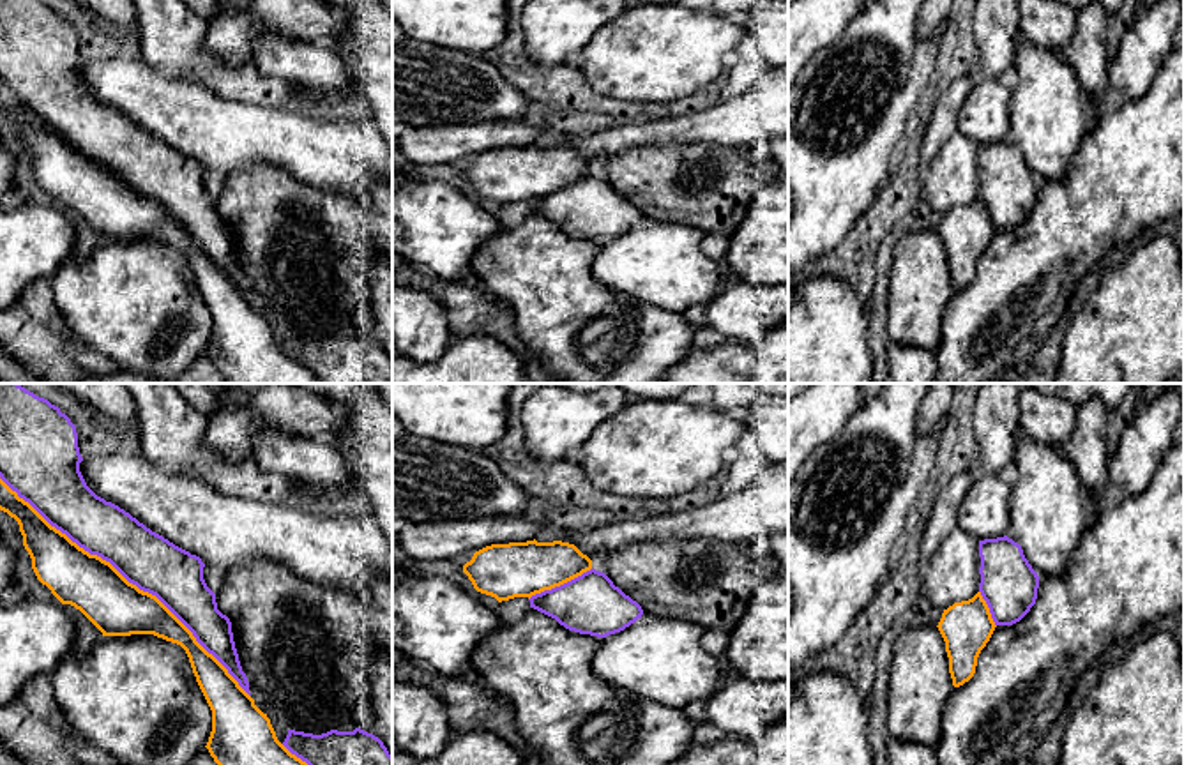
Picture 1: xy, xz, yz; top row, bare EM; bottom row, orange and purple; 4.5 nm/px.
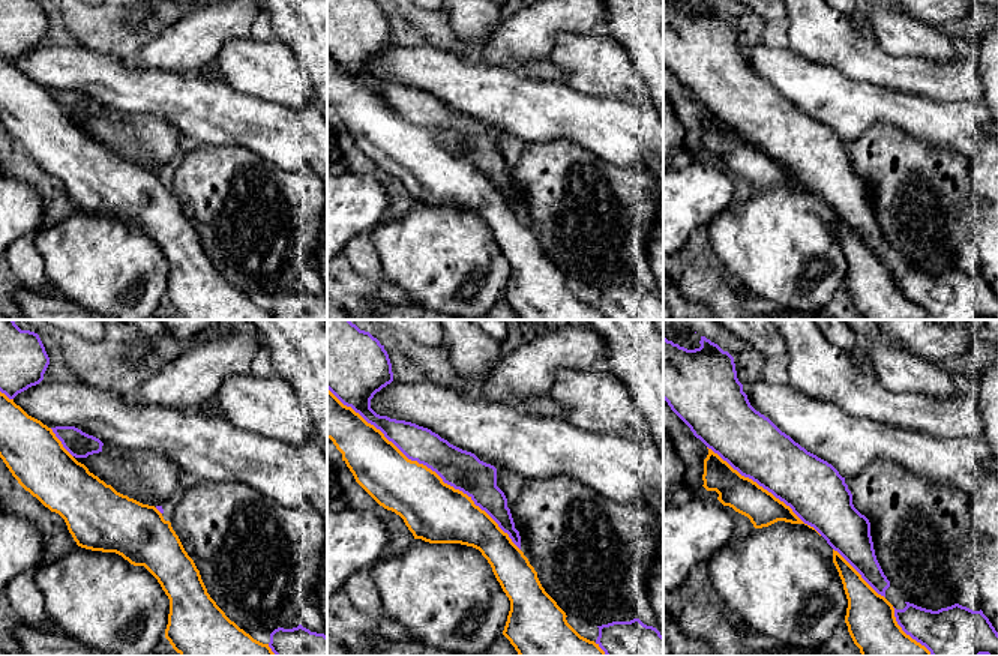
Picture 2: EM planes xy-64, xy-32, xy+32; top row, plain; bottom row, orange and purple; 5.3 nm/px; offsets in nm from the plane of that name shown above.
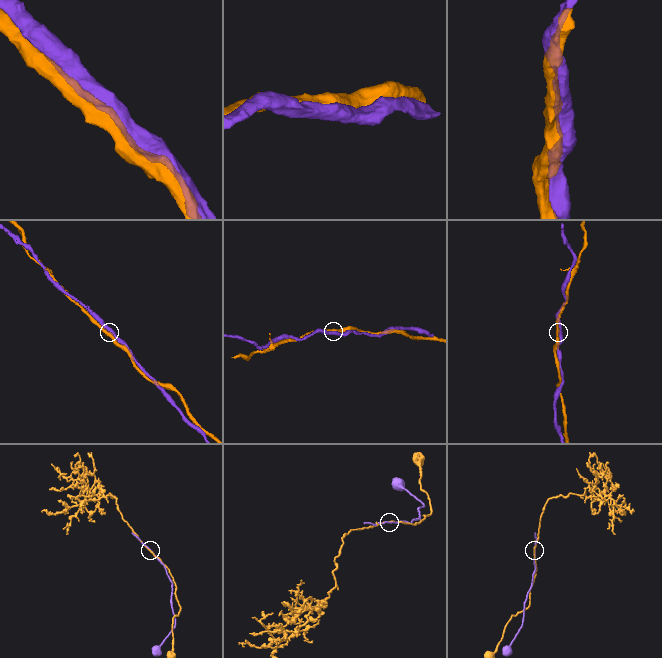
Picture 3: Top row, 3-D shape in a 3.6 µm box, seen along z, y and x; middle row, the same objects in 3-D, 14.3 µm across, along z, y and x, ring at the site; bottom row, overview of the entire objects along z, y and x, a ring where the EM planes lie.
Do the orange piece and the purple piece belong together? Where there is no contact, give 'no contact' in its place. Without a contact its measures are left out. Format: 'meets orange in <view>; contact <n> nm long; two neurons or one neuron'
meets orange in xy; contact 1500 nm long; two neurons

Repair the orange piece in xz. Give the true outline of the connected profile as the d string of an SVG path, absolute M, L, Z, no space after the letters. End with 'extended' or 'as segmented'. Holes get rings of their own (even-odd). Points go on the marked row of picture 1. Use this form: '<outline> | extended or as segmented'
M509 542L491 544L474 553L463 572L481 594L498 602L532 597L560 587L592 569L592 560L574 544Z | as segmented

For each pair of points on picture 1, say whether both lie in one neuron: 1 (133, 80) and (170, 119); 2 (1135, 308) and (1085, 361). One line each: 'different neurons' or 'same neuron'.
1: same neuron
2: same neuron

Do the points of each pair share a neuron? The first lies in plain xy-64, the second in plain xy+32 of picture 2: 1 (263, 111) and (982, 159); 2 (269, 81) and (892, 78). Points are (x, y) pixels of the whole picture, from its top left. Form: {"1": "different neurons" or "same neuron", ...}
{"1": "different neurons", "2": "different neurons"}

